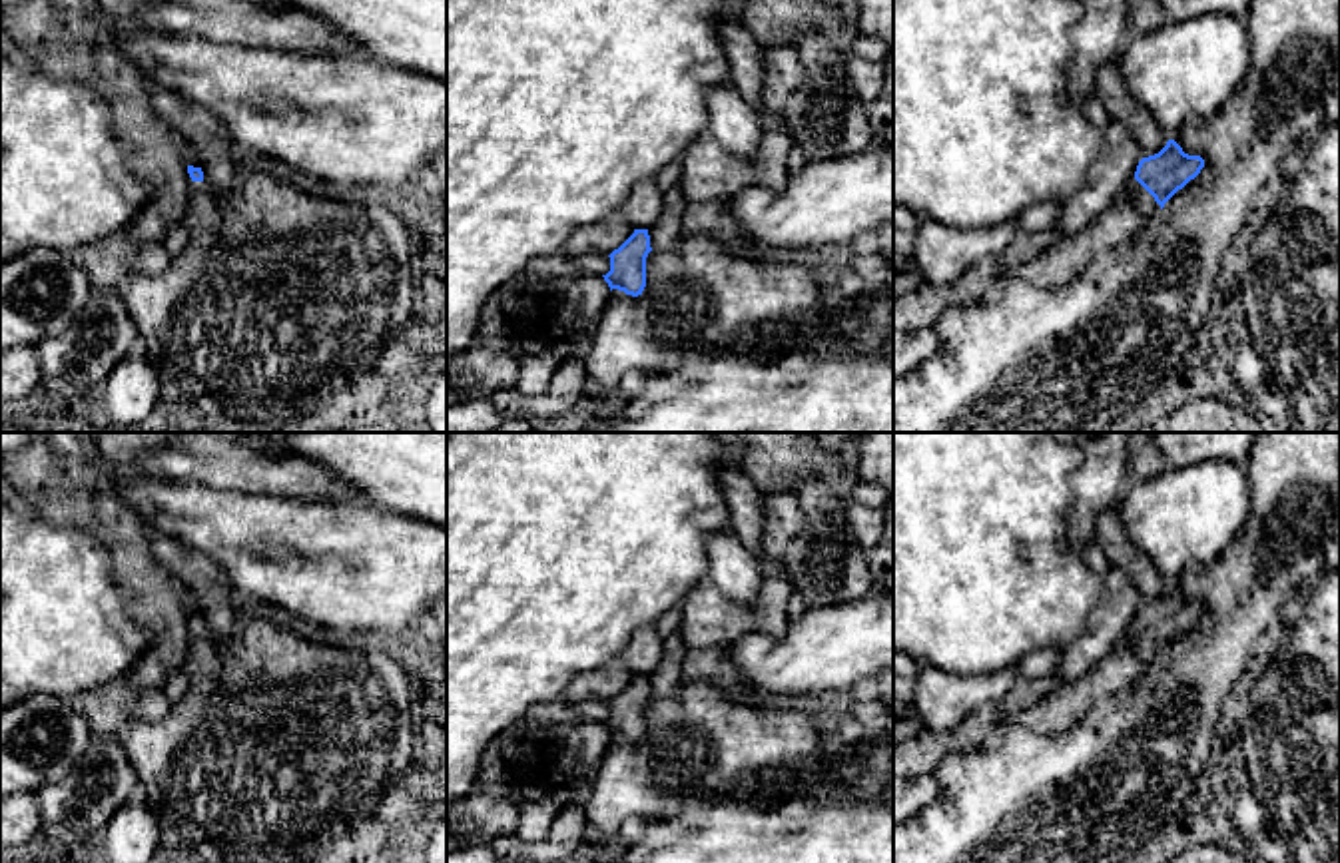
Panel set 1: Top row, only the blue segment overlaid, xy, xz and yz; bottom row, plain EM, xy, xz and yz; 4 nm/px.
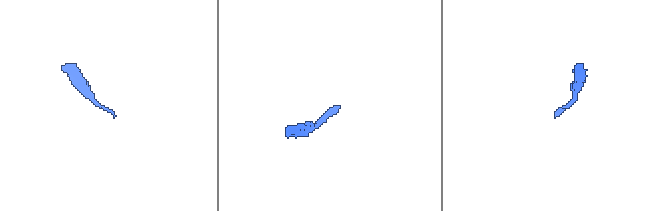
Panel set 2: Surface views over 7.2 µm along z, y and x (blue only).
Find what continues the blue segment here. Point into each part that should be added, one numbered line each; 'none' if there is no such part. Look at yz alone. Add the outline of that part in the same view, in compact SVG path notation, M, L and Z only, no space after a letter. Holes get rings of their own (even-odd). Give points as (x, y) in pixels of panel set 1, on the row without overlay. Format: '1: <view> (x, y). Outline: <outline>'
1: yz (1067, 704). Outline: M1137 630L1127 644L1111 650L1075 682L1053 690L1037 706L1019 714L1015 721L1039 733L1065 729L1083 719L1097 704L1133 686L1159 656L1155 644Z

